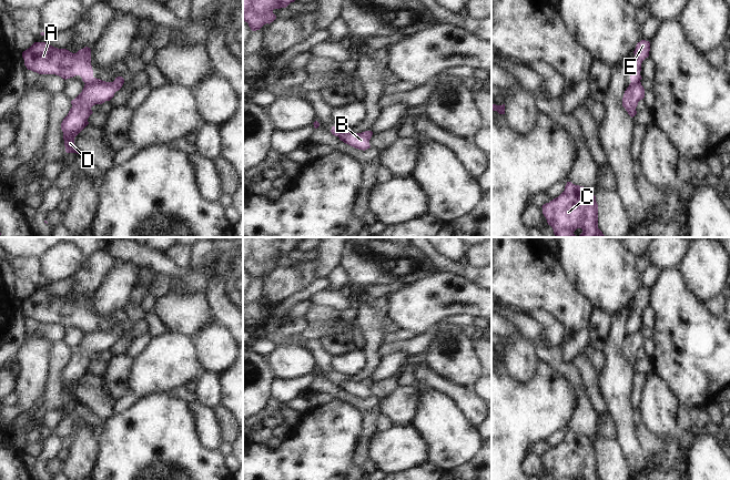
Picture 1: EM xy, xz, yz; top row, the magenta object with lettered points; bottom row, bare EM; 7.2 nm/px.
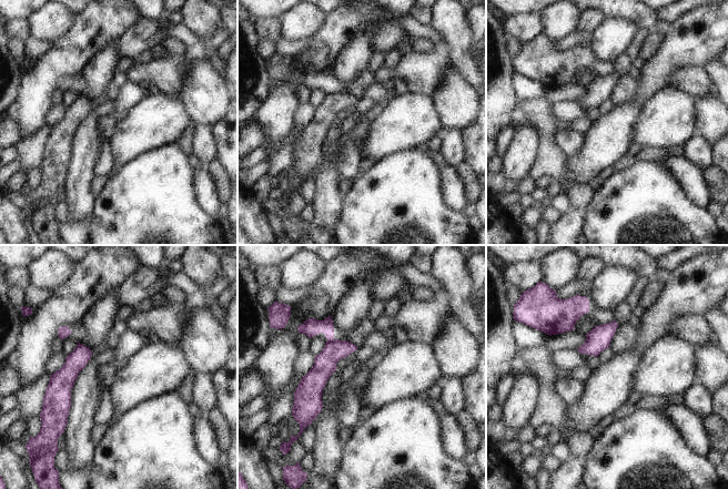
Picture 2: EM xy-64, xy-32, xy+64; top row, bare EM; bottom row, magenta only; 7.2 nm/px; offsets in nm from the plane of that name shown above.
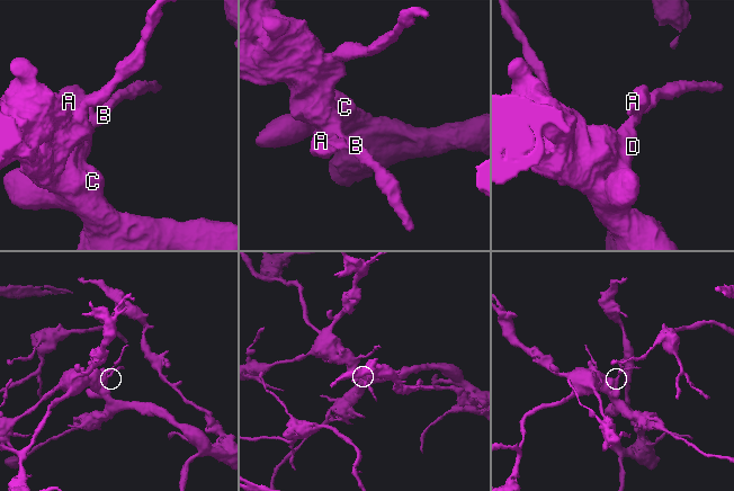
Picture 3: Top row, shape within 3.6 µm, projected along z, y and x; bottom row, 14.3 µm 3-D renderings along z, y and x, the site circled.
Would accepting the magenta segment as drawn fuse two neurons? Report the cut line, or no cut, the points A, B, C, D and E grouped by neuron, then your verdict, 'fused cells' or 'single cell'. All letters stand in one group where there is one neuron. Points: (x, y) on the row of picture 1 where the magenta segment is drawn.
xy (94, 78), (85, 83) | A E / B C D | fused cells

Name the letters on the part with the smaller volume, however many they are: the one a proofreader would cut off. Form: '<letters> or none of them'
A, E

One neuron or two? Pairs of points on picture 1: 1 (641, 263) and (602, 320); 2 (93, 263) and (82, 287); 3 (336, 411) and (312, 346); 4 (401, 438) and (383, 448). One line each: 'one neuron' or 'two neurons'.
1: two neurons
2: one neuron
3: two neurons
4: one neuron

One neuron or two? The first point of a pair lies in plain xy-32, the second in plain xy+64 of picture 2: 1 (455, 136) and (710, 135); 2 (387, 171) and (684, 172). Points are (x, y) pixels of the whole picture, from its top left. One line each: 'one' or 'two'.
1: two
2: two

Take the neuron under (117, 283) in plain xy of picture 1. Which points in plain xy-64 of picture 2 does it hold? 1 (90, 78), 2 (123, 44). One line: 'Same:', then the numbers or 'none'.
Same: 1

